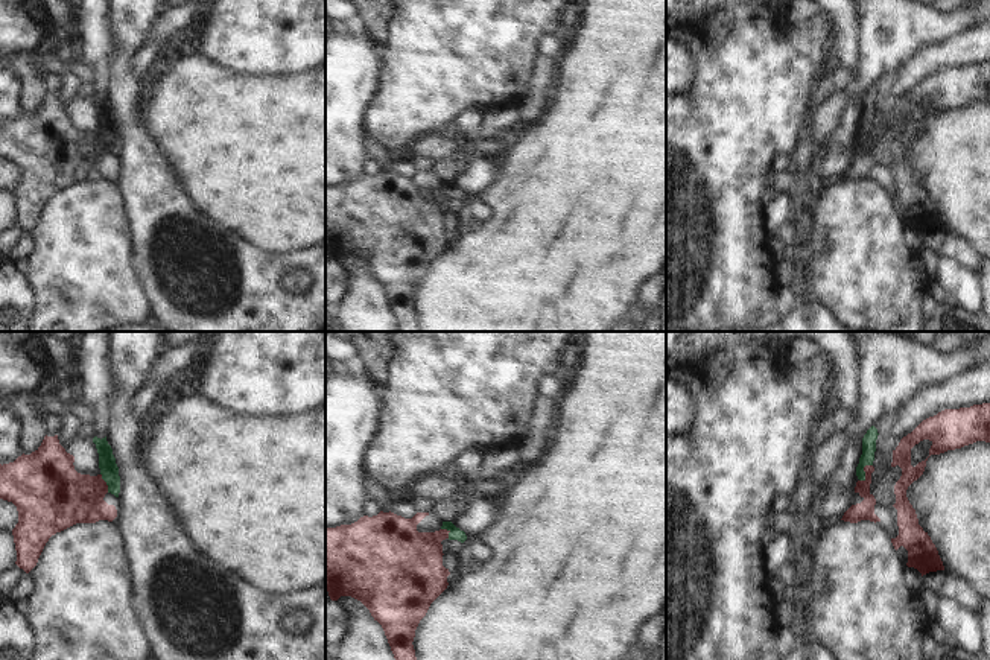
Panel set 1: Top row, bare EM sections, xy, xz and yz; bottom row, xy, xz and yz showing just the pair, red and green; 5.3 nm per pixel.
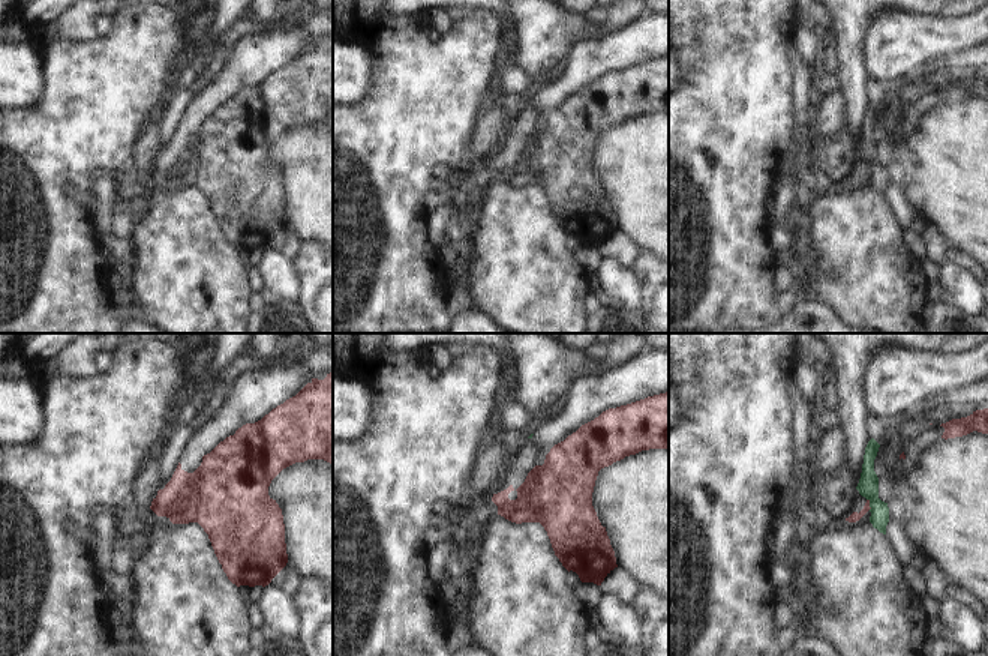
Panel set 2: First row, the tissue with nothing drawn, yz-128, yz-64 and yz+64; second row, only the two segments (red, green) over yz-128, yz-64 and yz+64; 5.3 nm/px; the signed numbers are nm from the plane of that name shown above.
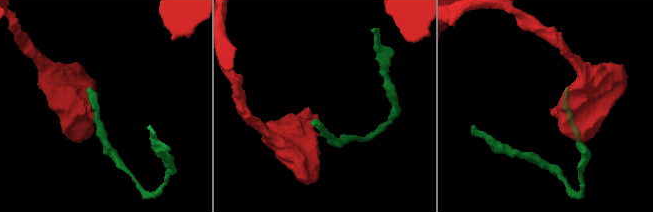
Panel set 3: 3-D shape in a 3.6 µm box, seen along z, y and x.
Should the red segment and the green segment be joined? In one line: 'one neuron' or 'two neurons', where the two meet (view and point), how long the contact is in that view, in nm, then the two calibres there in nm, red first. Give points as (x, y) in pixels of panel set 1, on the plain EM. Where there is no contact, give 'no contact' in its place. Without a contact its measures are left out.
two neurons; contact yz (864, 130); length 120 nm; calibres 100 and 80 nm

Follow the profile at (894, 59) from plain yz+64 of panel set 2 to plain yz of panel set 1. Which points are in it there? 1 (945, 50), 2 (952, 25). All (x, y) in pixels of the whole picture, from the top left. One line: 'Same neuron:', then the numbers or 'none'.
Same neuron: 2

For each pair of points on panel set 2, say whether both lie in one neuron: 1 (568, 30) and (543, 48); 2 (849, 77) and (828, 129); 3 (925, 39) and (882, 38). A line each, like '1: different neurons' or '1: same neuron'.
1: same neuron
2: different neurons
3: same neuron

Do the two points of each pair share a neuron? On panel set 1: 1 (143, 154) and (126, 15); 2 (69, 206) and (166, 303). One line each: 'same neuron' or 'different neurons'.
1: same neuron
2: different neurons

